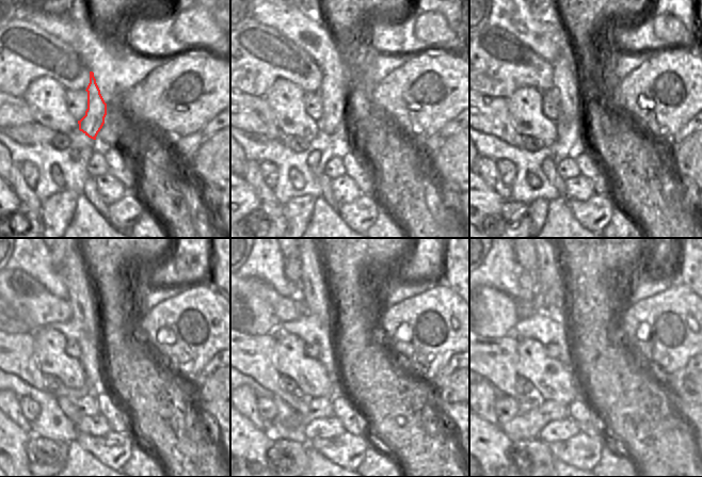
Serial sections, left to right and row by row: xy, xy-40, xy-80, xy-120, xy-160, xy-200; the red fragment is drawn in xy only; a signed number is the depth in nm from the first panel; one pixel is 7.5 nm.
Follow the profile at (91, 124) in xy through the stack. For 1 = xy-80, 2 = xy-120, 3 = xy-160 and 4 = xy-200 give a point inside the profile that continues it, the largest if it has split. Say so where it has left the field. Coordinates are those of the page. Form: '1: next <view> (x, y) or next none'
1: next xy-80 (572, 95)
2: next xy-120 (82, 298)
3: next xy-160 (314, 287)
4: next xy-200 (548, 273)

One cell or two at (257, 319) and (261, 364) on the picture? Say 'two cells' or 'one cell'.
two cells

